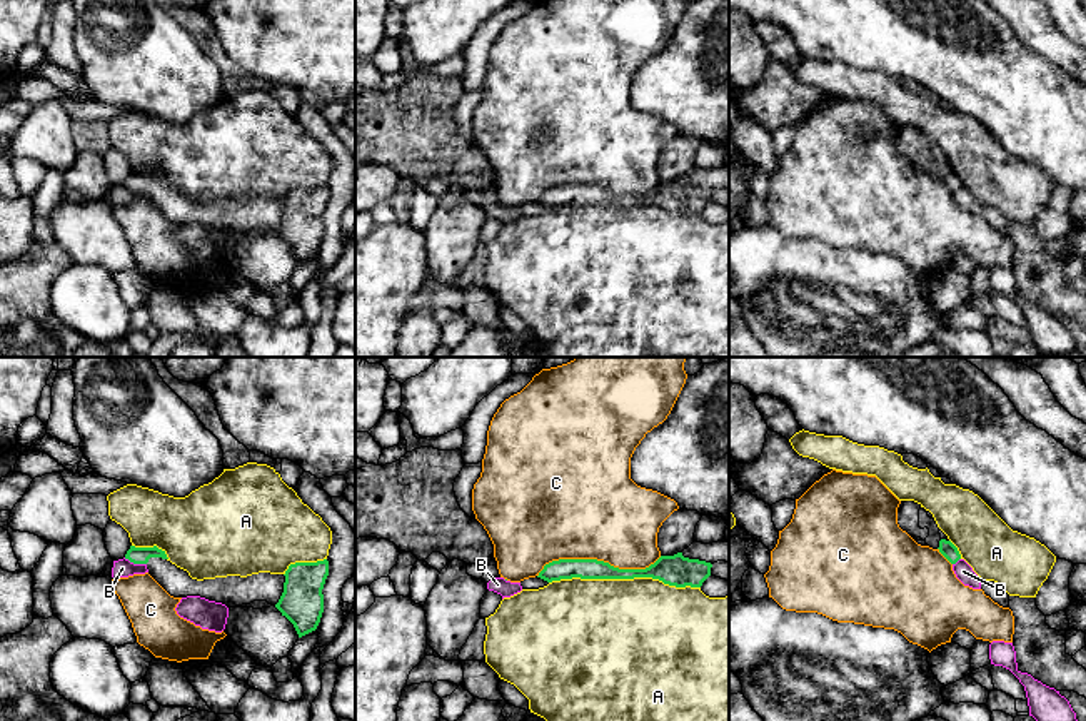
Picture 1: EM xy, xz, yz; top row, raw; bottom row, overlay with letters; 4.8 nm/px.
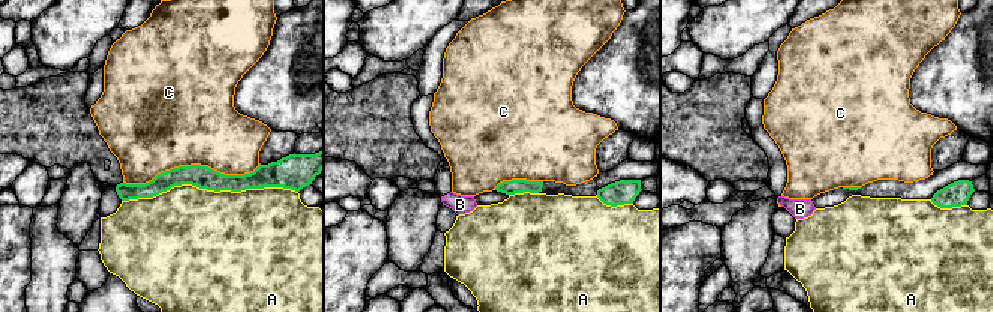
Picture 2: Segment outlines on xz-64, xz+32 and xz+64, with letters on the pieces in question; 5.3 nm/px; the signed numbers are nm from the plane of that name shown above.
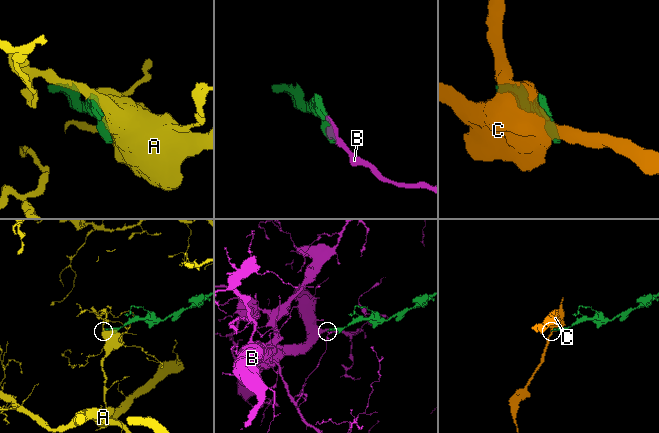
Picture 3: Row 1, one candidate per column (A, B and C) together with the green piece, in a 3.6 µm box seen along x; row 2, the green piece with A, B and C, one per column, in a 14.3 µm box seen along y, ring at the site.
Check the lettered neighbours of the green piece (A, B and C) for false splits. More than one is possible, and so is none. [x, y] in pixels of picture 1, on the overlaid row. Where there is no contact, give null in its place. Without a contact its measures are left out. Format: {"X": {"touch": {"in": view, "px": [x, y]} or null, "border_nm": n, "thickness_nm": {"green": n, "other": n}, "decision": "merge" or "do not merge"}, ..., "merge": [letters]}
{"A": {"touch": {"in": "xz", "px": [624, 578]}, "border_nm": 750, "thickness_nm": {"green": 140, "other": 500}, "decision": "do not merge"}, "B": {"touch": {"in": "xy", "px": [135, 563]}, "border_nm": 120, "thickness_nm": {"green": 80, "other": 90}, "decision": "do not merge"}, "C": {"touch": {"in": "xz", "px": [598, 561]}, "border_nm": 600, "thickness_nm": {"green": 100, "other": 480}, "decision": "do not merge"}, "merge": []}

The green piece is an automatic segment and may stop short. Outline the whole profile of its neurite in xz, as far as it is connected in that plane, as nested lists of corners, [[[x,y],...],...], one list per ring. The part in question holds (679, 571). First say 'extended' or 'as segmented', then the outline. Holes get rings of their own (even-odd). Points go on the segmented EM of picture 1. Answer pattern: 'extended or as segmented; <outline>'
as segmented; [[[682,552],[661,556],[646,569],[619,569],[597,559],[559,559],[544,566],[537,577],[552,582],[561,579],[634,579],[652,577],[676,587],[701,587],[711,576],[711,562],[684,557]]]

